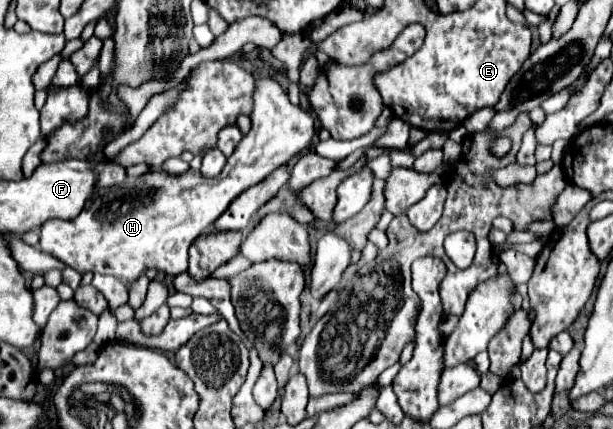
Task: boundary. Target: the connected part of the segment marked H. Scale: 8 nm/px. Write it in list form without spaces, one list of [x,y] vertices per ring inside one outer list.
[[[273,77],[257,79],[249,119],[249,133],[215,179],[207,179],[197,169],[185,173],[151,169],[143,175],[143,185],[139,187],[123,185],[99,189],[75,219],[51,219],[41,225],[41,251],[55,255],[55,259],[79,273],[91,271],[123,281],[135,281],[147,269],[157,269],[173,277],[187,273],[187,249],[193,239],[199,233],[211,231],[211,223],[215,223],[245,189],[257,185],[279,165],[289,163],[309,147],[317,121],[309,109],[291,105],[287,93]]]

